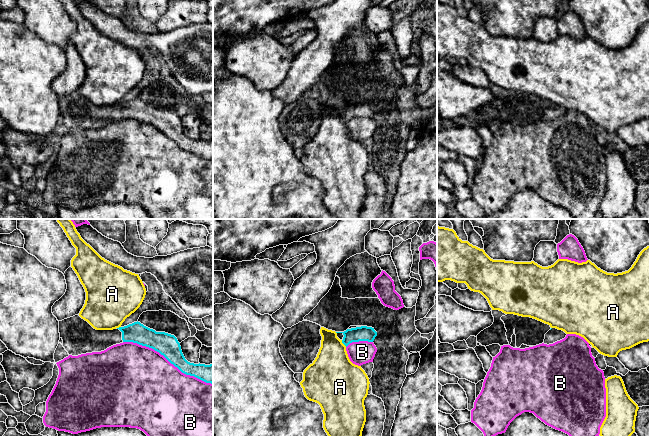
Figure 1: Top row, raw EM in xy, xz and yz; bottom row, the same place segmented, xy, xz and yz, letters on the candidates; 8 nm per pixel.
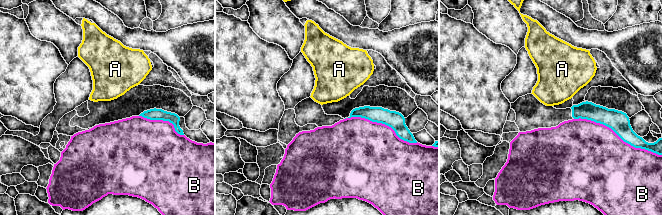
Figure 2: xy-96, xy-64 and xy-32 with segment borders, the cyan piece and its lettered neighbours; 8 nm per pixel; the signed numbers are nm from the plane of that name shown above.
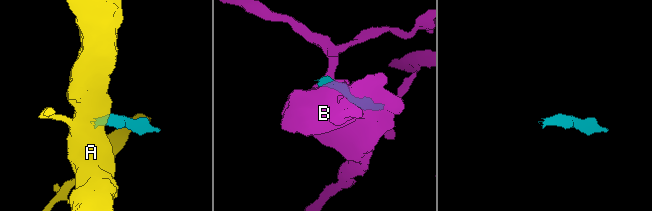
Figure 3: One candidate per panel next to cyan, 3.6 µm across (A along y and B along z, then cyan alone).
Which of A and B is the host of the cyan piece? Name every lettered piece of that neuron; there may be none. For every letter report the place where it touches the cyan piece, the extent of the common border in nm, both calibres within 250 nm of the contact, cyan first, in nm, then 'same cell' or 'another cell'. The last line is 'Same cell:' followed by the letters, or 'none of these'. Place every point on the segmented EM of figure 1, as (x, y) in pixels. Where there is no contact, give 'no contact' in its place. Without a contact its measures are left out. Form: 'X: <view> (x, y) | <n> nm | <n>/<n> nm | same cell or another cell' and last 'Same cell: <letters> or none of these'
A: xz (343, 343) | 70 nm | 120/340 nm | another cell
B: xy (168, 360) | 800 nm | 180/500 nm | another cell
Same cell: none of these

